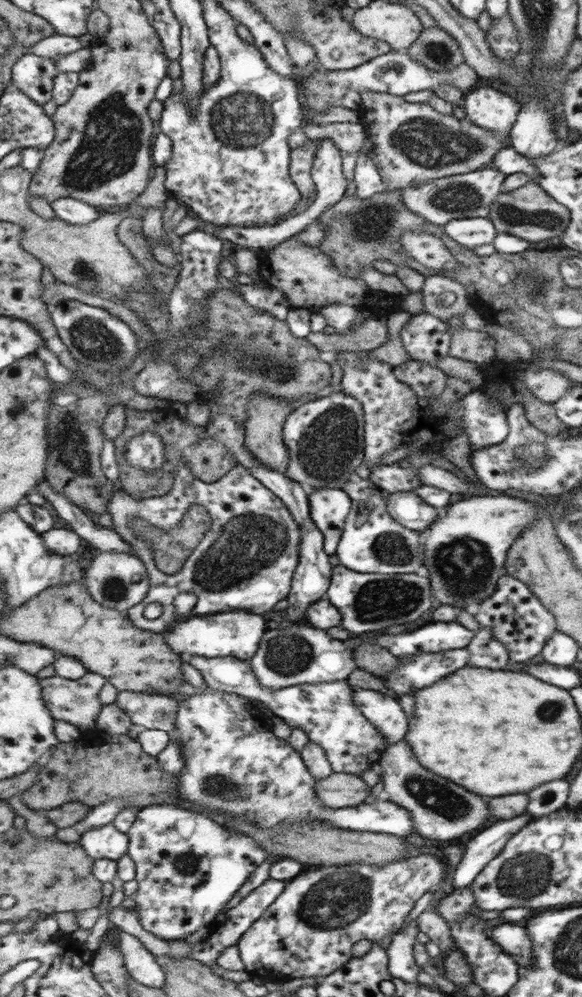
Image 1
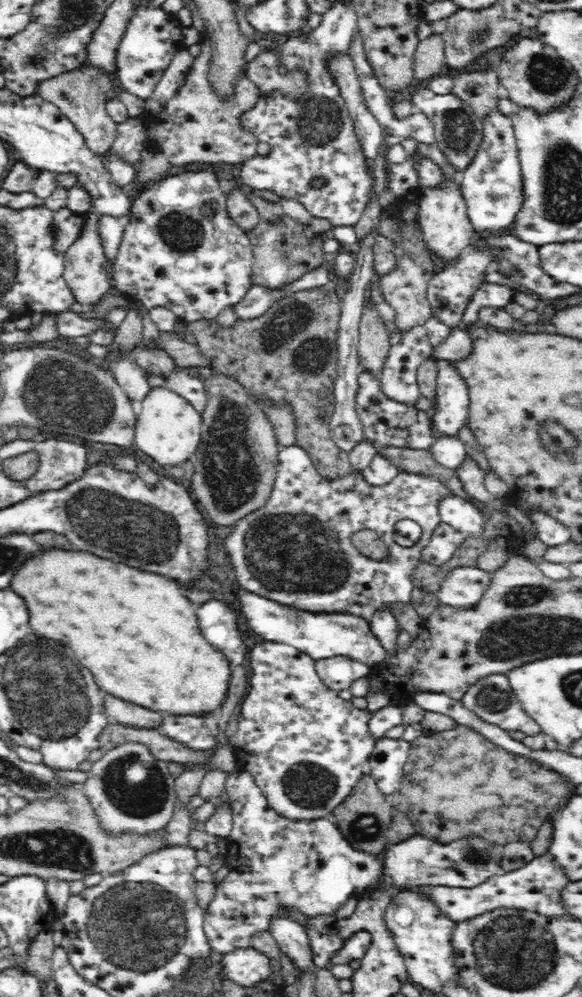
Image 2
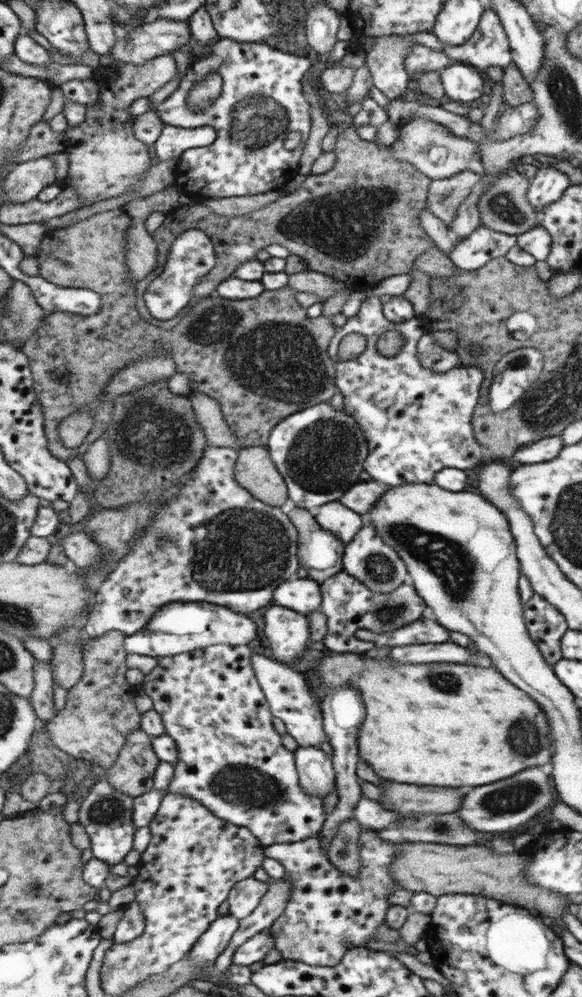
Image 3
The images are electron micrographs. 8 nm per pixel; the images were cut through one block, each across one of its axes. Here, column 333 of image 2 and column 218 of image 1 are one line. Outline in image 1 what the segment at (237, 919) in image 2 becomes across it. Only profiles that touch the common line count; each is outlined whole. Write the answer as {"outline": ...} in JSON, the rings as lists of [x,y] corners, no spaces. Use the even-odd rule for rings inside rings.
{"outline":[[[153,805],[138,810],[137,820],[128,835],[128,855],[135,861],[139,881],[139,890],[132,896],[135,909],[144,930],[170,941],[182,940],[203,927],[209,928],[249,876],[270,857],[253,837],[227,827],[205,812],[175,805]]]}

